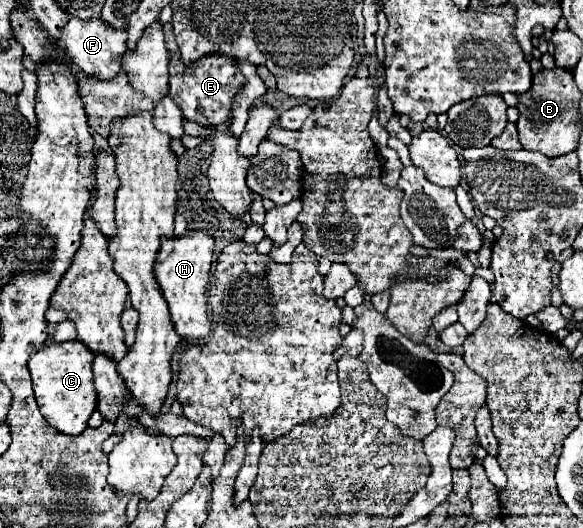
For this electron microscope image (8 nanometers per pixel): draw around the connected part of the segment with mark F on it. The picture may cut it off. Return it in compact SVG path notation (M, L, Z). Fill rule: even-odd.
M71 18L61 30L61 44L67 48L75 68L95 80L113 80L121 70L121 56L127 52L123 30L109 30L101 18L91 18L87 22Z

